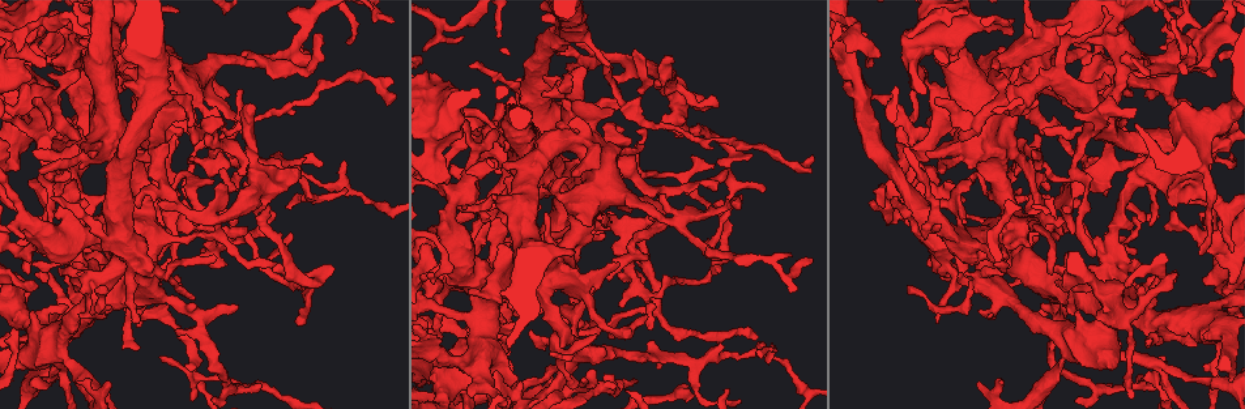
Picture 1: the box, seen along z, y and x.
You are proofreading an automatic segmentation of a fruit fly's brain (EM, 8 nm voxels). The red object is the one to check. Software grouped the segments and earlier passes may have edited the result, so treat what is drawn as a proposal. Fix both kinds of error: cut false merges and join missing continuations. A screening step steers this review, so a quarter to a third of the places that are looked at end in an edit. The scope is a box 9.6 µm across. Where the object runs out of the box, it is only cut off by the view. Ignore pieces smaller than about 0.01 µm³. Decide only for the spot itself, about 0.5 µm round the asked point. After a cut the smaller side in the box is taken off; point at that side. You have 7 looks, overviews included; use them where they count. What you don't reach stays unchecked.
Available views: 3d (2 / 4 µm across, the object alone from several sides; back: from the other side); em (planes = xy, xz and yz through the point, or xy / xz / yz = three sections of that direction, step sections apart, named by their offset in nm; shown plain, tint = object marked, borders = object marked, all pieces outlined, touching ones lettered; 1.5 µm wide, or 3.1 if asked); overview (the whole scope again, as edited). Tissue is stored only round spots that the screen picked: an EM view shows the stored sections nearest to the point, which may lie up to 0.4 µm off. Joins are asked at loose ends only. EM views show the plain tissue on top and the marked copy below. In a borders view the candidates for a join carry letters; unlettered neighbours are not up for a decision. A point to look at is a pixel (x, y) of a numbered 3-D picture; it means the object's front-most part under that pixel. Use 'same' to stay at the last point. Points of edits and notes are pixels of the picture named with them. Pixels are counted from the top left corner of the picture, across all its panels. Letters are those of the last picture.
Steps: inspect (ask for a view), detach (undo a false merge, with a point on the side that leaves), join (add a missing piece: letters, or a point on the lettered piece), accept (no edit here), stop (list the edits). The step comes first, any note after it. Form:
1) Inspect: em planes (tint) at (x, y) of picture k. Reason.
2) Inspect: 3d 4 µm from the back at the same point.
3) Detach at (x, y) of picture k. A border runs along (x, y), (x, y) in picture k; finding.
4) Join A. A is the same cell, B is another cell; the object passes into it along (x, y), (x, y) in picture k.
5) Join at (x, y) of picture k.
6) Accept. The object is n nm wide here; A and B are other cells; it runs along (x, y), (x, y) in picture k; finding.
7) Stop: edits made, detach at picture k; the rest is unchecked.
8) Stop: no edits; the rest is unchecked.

Inspect: em xy step 8 (borders) at (290, 232) of picture 1. Thin end.

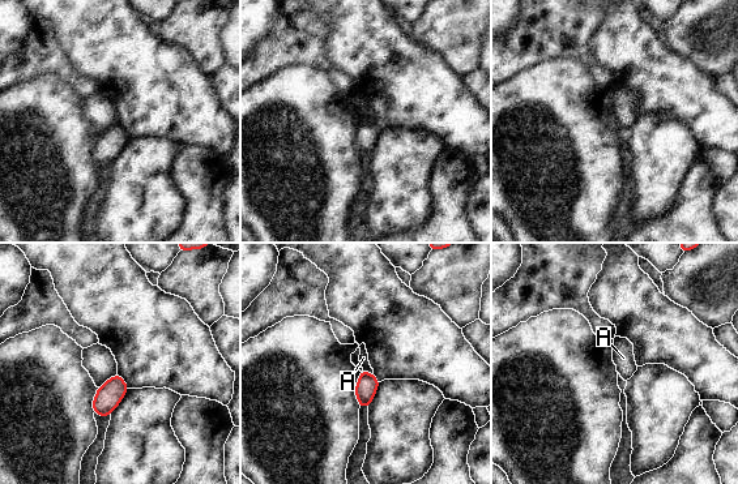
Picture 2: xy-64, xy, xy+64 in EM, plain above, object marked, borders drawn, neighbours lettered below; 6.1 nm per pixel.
Accept. The object is 130 nm wide here; A is another cell; a border runs along (363, 369), (372, 375) in picture 2; none of them fits.

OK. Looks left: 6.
Inspect: em planes (borders) at (169, 258) of picture 1. Tapers out.

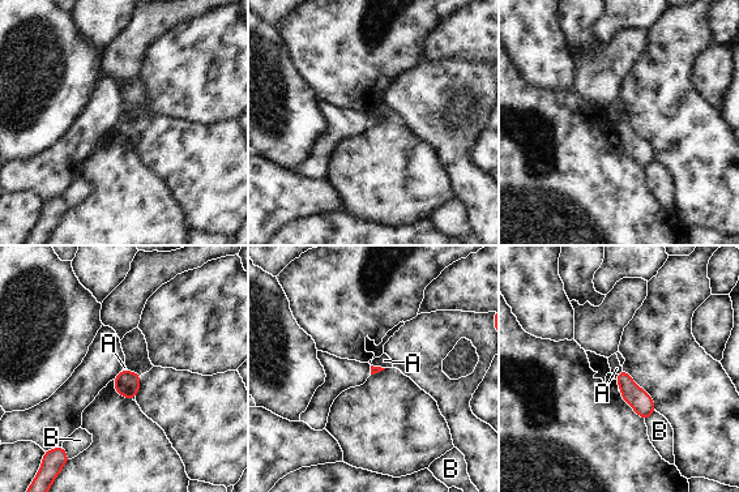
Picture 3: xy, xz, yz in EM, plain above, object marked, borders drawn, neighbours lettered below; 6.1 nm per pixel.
Accept. A and B are other cells; a border runs along (622, 369), (618, 375) in picture 3; none of them fits.

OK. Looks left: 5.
Inspect: 3d 2 µm at (138, 347) of picture 1. An open end.

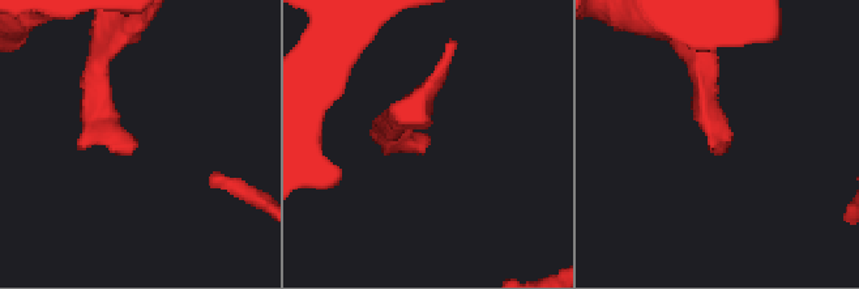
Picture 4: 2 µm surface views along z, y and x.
Inspect: em planes (borders) at (422, 135) of picture 4. Shape alone is not enough.

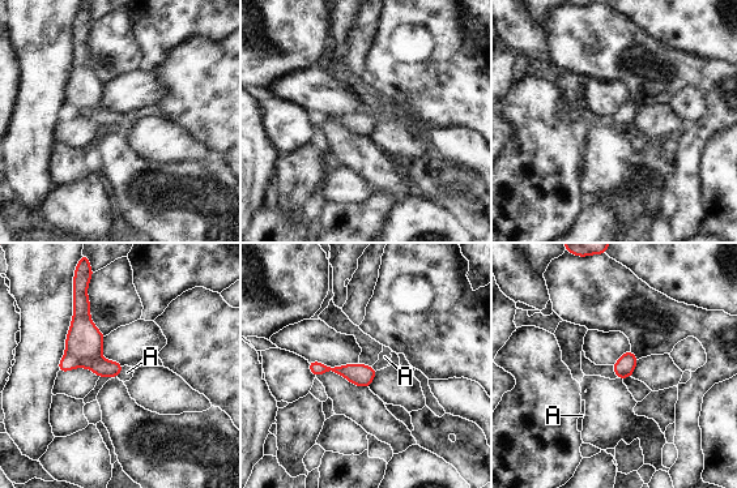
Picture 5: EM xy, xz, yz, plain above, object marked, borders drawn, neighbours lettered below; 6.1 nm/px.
Join A. A is the same cell; the object passes into it along (85, 350), (120, 369), (127, 372) in picture 5; it goes on there.

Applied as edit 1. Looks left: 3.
Stop: edits made, join at picture 5; the rest is unchecked.

